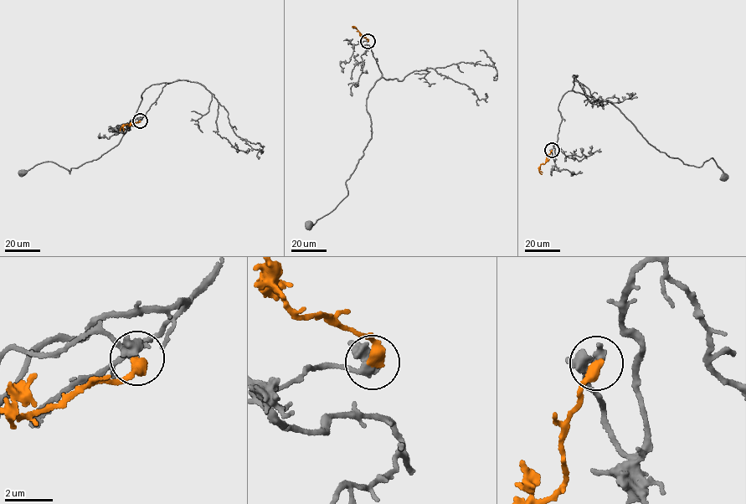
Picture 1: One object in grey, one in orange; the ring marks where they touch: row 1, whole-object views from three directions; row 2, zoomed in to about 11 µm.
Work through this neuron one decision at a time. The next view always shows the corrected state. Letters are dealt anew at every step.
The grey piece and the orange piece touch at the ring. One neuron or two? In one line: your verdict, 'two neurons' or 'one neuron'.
one neuron

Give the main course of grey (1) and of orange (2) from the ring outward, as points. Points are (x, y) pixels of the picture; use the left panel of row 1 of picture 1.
1: (139, 120), (129, 123), (169, 83), (144, 90), (119, 142), (97, 159), (69, 173), (48, 162), (21, 172)
2: (140, 120), (129, 126), (124, 125), (120, 131)

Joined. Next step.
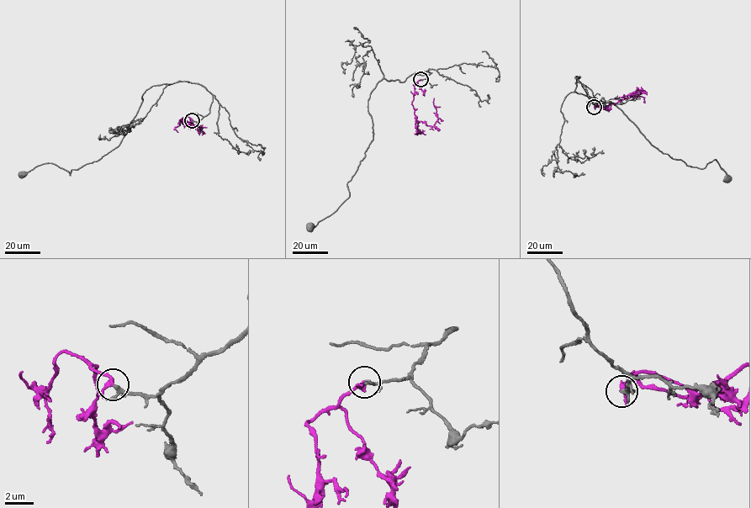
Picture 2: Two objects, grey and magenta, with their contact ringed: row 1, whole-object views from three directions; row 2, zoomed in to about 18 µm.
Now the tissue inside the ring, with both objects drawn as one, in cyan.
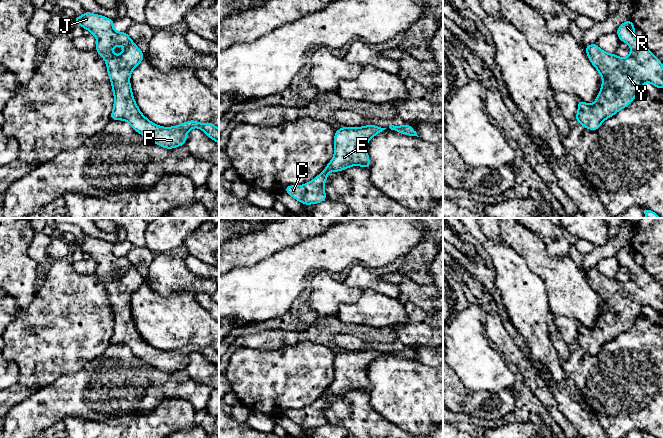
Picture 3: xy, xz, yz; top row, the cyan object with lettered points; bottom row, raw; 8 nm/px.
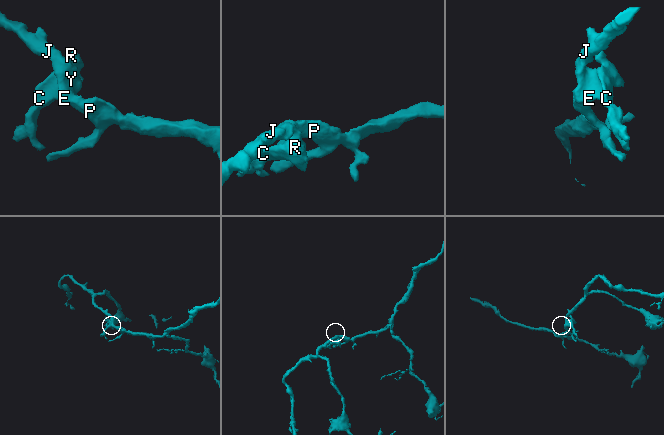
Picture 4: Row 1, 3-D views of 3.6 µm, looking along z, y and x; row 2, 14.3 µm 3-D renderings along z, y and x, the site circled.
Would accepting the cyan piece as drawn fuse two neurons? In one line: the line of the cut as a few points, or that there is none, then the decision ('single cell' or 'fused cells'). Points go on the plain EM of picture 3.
no cut | single cell

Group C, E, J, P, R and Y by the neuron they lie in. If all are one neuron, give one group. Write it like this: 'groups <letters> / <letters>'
groups C E J P R Y

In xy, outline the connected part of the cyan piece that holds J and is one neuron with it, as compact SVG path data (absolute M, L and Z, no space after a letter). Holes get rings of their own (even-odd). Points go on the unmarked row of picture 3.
M86 235L80 241L75 240L74 245L95 260L95 274L106 286L114 318L111 344L127 345L136 356L167 373L185 369L187 358L192 352L200 352L219 368L219 353L212 346L189 344L174 351L162 351L147 343L139 334L130 309L131 296L145 279L126 256L114 254L112 243ZM117 269L124 269L125 272L121 278L115 280L112 273Z

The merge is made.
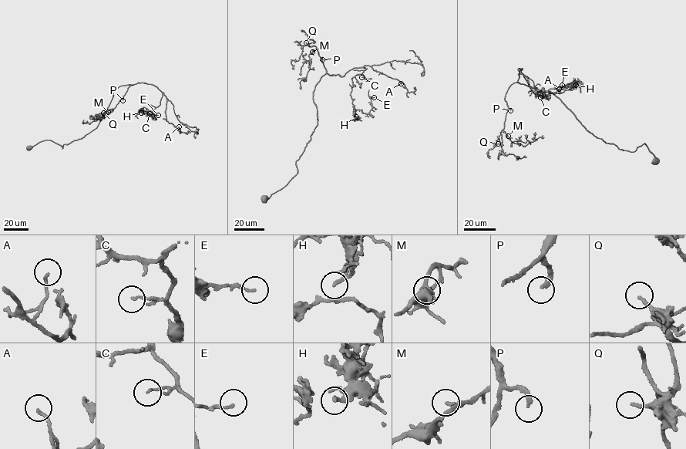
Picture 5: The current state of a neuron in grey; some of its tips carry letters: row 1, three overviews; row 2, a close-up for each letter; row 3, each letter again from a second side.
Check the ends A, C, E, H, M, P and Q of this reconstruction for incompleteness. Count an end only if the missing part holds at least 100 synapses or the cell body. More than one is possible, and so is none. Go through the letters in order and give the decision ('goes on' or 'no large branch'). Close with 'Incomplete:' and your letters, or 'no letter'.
A: no large branch
C: no large branch
E: no large branch
H: no large branch
M: no large branch
P: goes on
Q: no large branch
Incomplete: P

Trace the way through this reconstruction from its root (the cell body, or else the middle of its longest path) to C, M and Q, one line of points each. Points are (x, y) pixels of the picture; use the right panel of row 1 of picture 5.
C: (655, 161), (645, 143), (630, 151), (596, 138), (551, 92), (517, 82), (522, 69), (518, 69), (540, 97)
M: (655, 161), (645, 143), (633, 152), (606, 143), (551, 92), (518, 82), (505, 96), (508, 136)
Q: (655, 161), (645, 143), (633, 152), (606, 143), (551, 92), (518, 82), (506, 95), (508, 108), (498, 143)

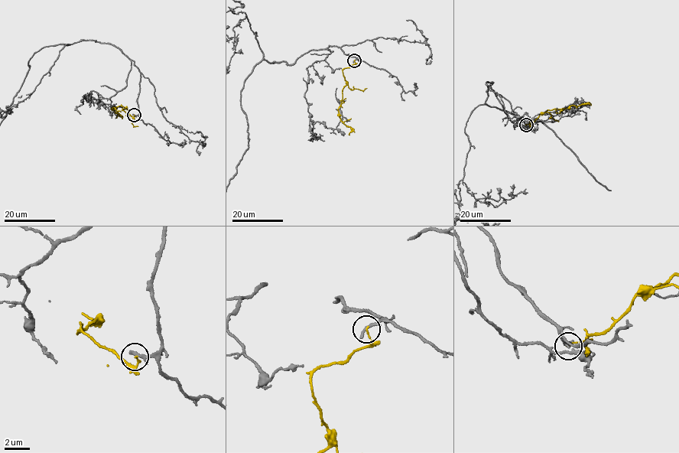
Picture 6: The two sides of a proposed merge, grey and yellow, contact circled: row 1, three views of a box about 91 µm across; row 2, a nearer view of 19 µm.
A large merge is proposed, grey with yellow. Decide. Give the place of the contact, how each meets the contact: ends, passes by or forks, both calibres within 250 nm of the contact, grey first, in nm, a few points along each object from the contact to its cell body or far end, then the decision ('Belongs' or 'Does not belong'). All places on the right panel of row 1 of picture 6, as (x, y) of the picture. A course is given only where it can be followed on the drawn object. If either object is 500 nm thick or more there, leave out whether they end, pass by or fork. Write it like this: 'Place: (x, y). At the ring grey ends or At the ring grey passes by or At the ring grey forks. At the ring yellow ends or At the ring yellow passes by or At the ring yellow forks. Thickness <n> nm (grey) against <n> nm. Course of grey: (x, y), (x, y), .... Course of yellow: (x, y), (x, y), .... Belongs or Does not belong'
Place: (526, 125). At the ring grey ends. At the ring yellow ends. Thickness 300 nm (grey) against 110 nm. Course of yellow: (525, 125), (529, 125), (547, 111), (590, 102), (591, 105). Does not belong

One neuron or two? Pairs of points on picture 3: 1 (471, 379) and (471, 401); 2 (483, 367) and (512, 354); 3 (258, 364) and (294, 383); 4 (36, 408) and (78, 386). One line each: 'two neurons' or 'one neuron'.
1: two neurons
2: two neurons
3: one neuron
4: one neuron

